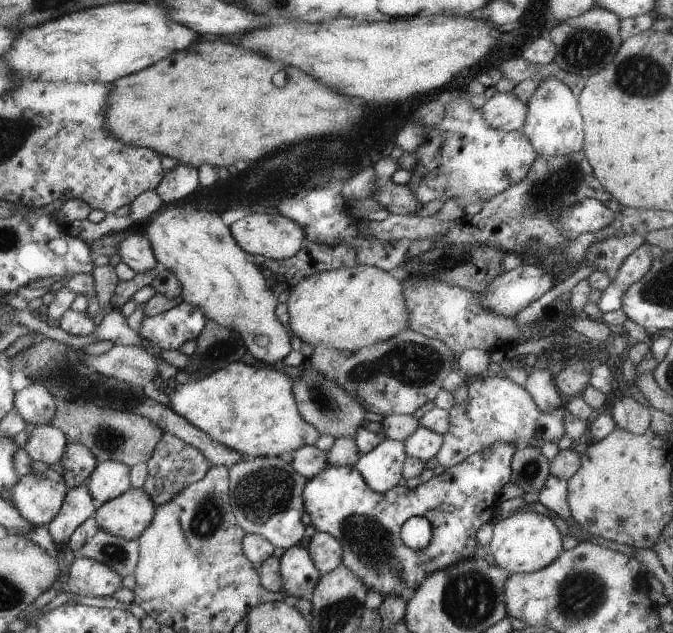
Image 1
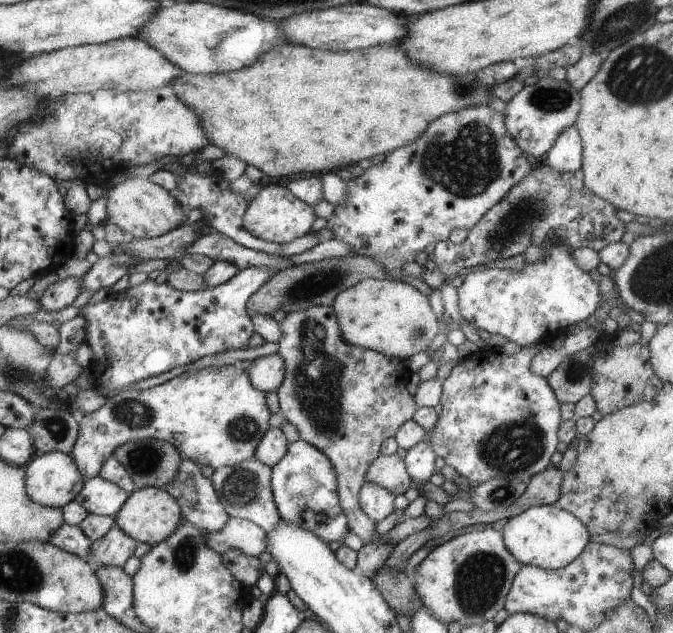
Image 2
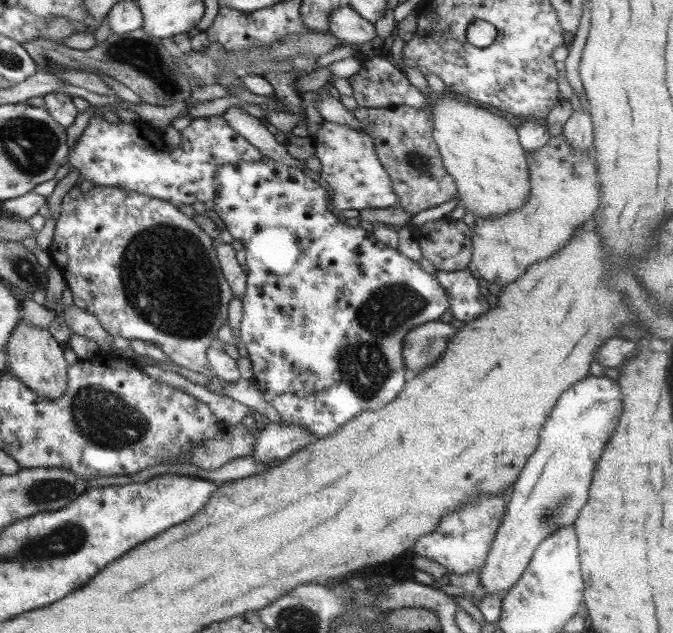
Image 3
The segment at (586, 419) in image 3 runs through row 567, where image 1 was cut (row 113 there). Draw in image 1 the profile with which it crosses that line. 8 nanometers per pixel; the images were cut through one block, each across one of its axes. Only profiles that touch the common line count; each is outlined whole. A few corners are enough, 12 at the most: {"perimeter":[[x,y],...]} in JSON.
{"perimeter":[[495,93],[480,109],[491,128],[518,131],[526,103]]}

